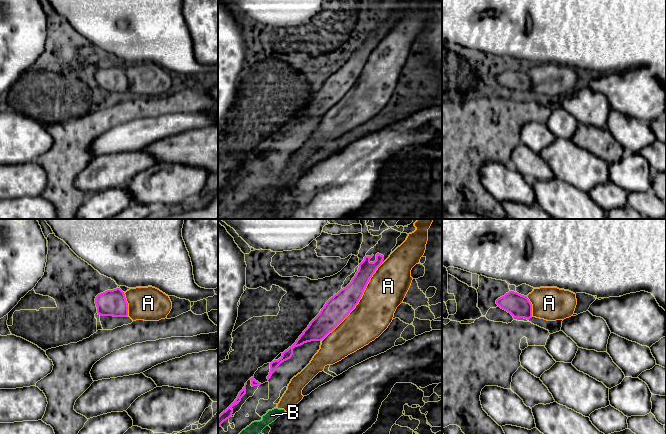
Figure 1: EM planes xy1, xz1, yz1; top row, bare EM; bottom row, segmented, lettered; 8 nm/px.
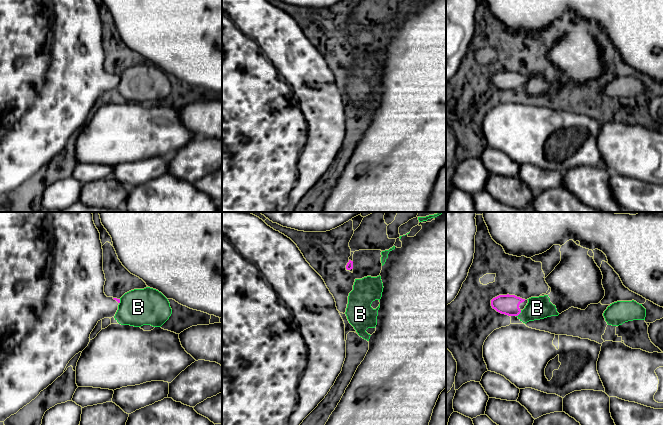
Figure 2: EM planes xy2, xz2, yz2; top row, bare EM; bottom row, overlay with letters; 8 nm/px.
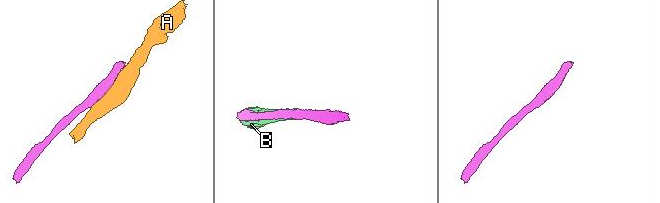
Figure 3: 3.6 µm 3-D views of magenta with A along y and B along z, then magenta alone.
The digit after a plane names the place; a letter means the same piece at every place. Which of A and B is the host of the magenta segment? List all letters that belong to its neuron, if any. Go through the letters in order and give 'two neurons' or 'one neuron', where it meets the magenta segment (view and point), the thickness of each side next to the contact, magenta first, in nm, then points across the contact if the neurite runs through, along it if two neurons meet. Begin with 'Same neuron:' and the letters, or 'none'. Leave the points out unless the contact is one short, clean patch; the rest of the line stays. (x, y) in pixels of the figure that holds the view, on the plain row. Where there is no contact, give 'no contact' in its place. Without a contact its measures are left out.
Same neuron: none
A: two neurons; meets magenta in xz1 at (357, 79); 200 nm thick on the magenta side, 320 nm on the other
B: two neurons; meets magenta in yz2 at (519, 89); 160 nm thick on the magenta side, 180 nm on the other

